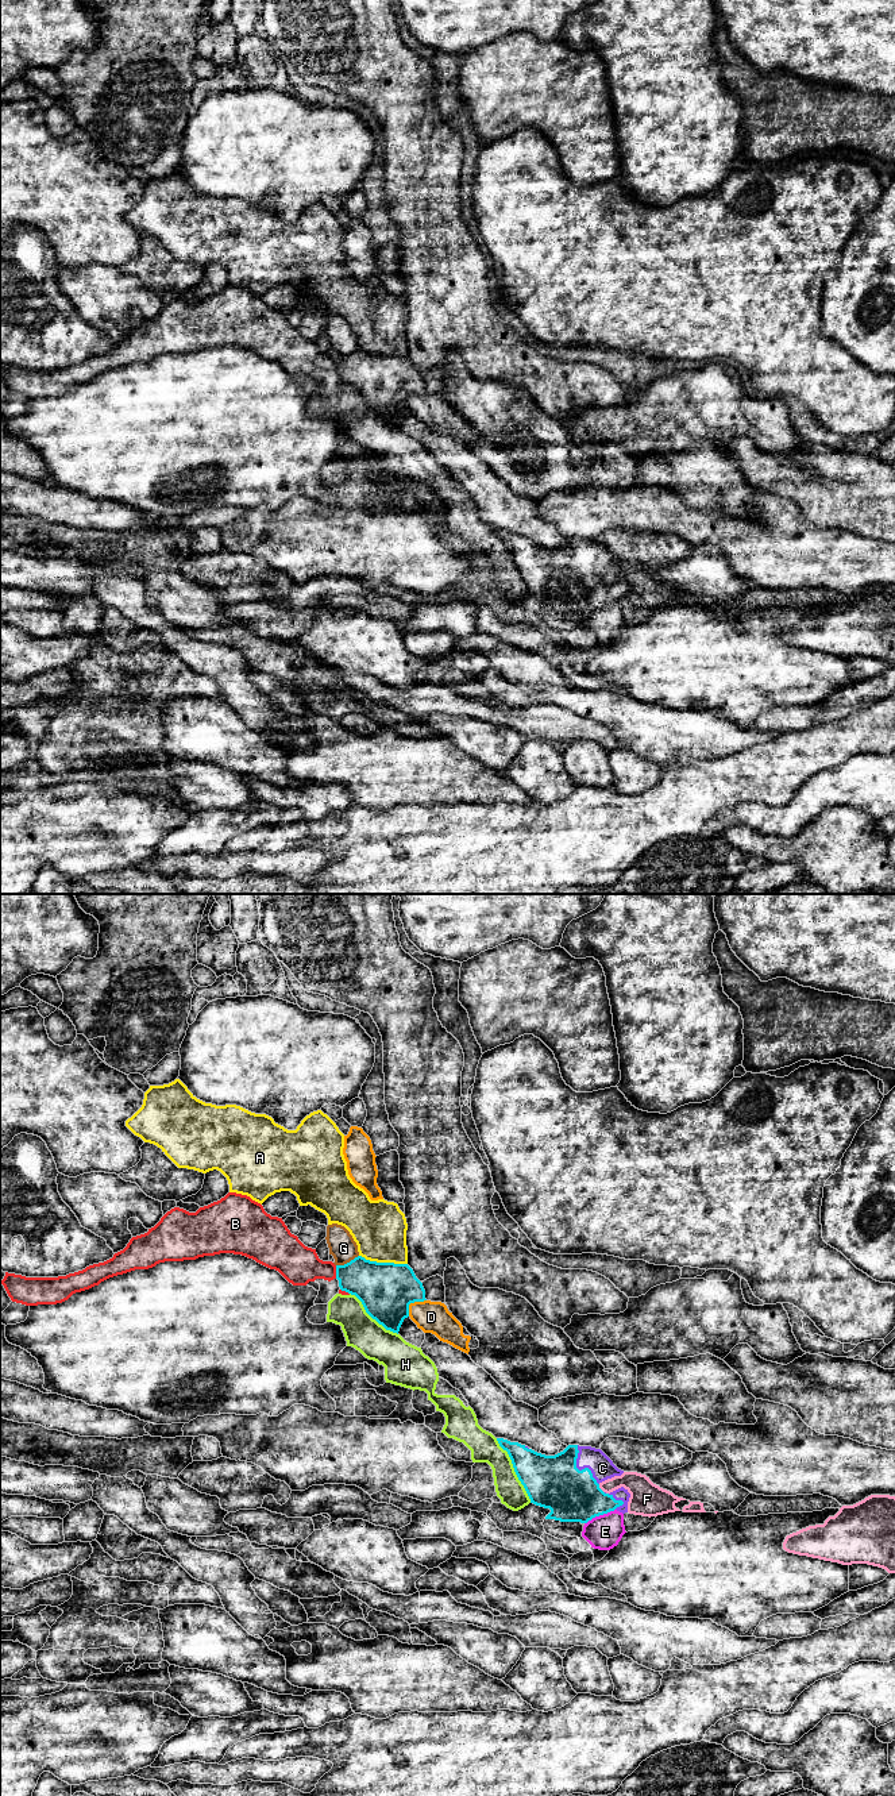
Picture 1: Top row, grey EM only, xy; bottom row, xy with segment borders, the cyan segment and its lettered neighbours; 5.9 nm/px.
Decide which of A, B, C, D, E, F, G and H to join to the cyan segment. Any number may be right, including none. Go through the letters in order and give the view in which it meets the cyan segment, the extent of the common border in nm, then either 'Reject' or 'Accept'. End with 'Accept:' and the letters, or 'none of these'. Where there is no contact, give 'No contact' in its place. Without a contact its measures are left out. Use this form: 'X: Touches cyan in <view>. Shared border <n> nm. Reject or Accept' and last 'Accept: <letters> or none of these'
A: Touches cyan in xy. Shared border 300 nm. Reject
B: Touches cyan in xy. Shared border 80 nm. Reject
C: Touches cyan in xy. Shared border 280 nm. Accept
D: Touches cyan in xy. Shared border 150 nm. Reject
E: Touches cyan in xy. Shared border 200 nm. Reject
F: Touches cyan in xy. Shared border 70 nm. Reject
G: Touches cyan in xy. Shared border 150 nm. Reject
H: Touches cyan in xy. Shared border 440 nm. Reject
Accept: C

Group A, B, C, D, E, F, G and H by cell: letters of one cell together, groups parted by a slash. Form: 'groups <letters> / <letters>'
groups A E / B H / C / D / F / G

